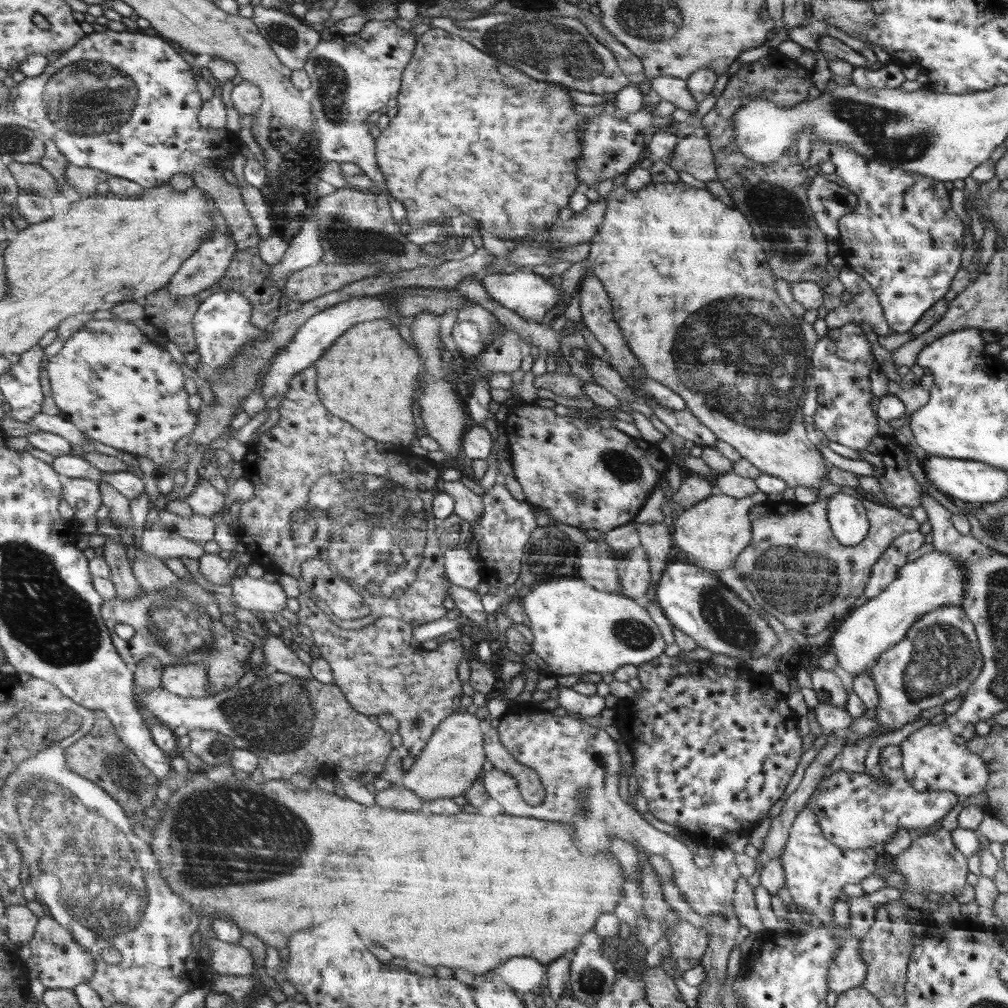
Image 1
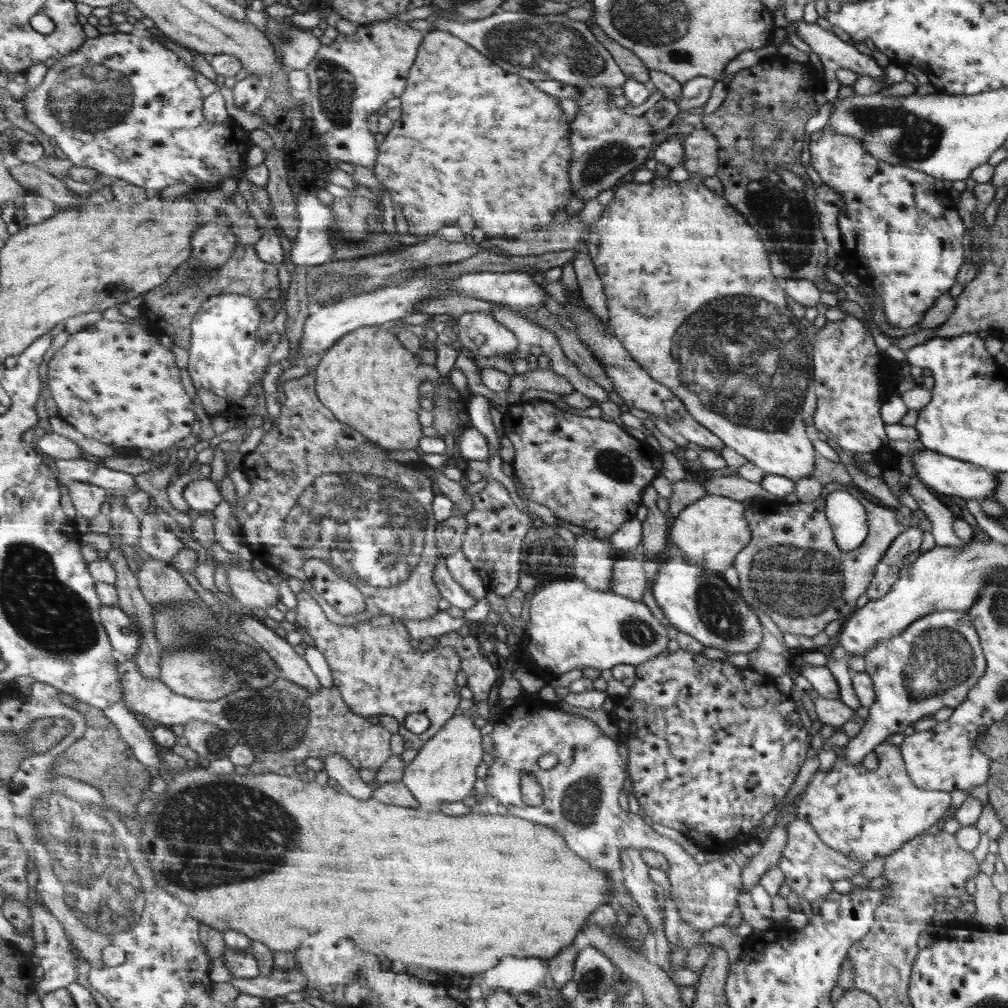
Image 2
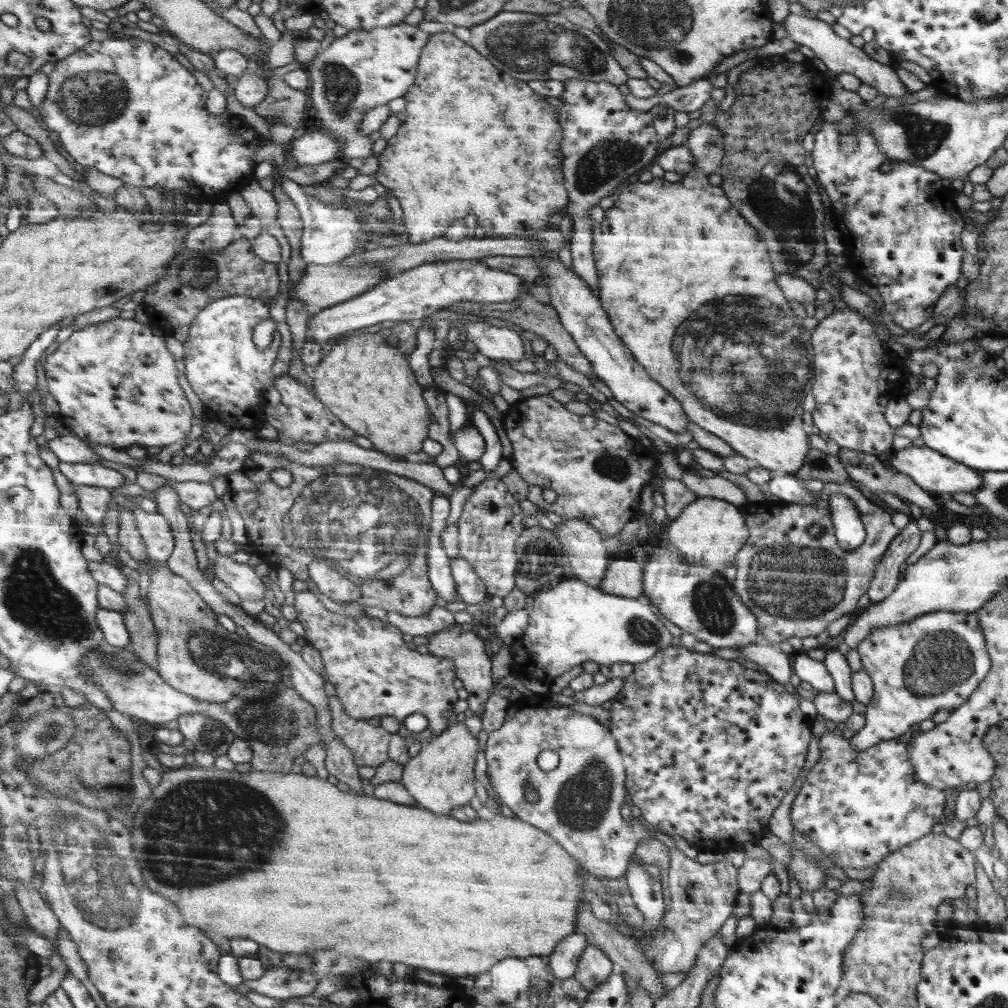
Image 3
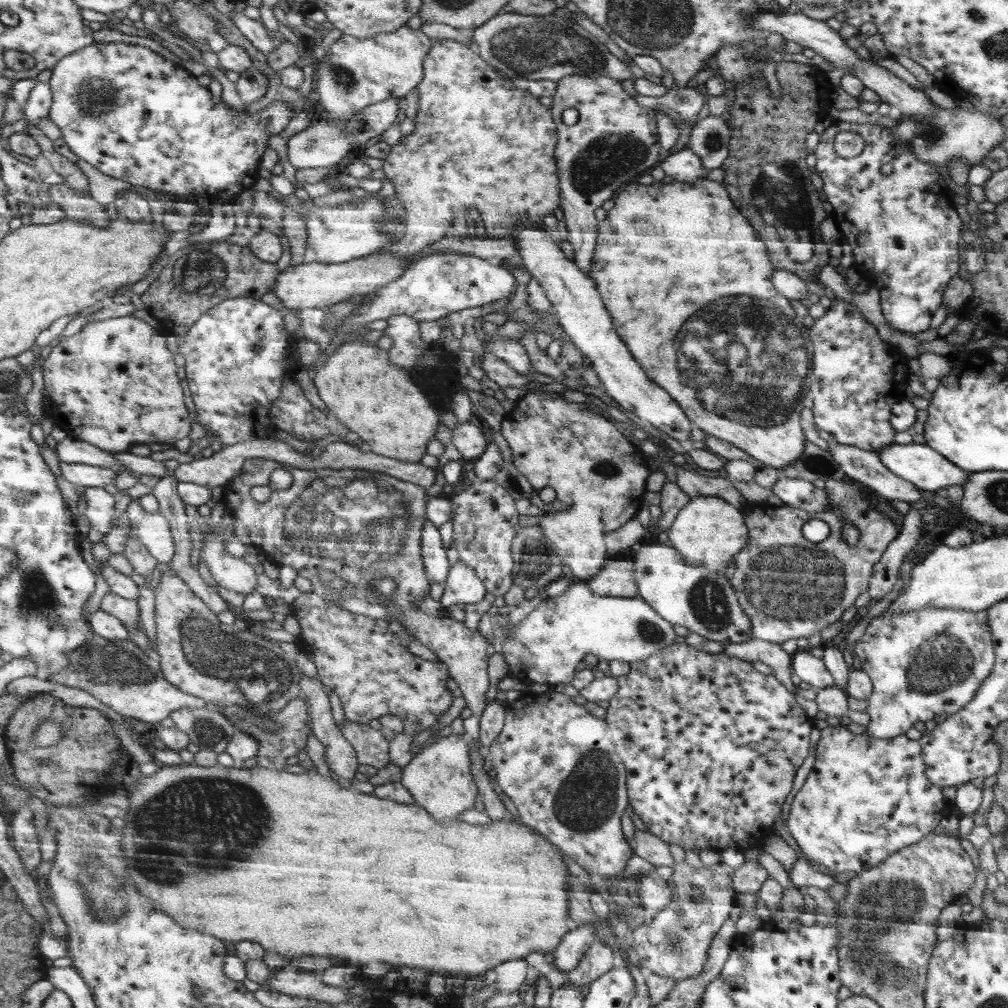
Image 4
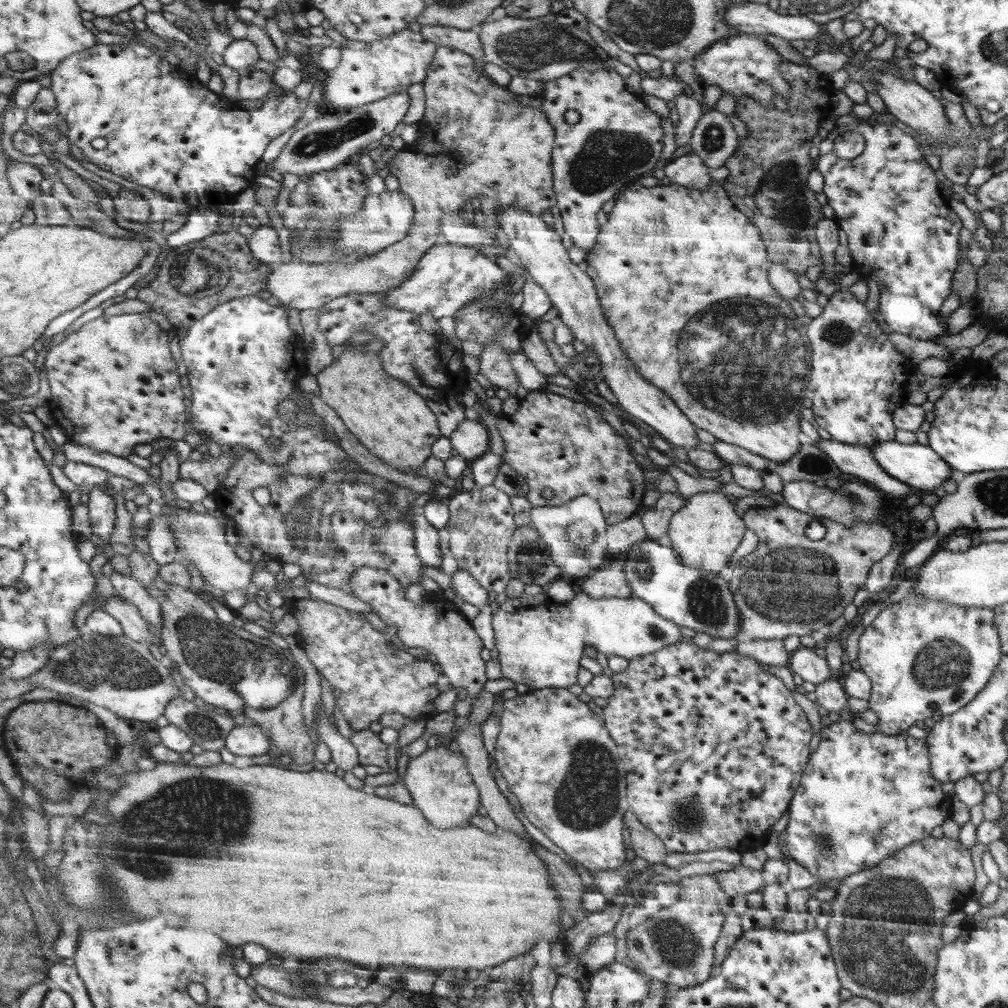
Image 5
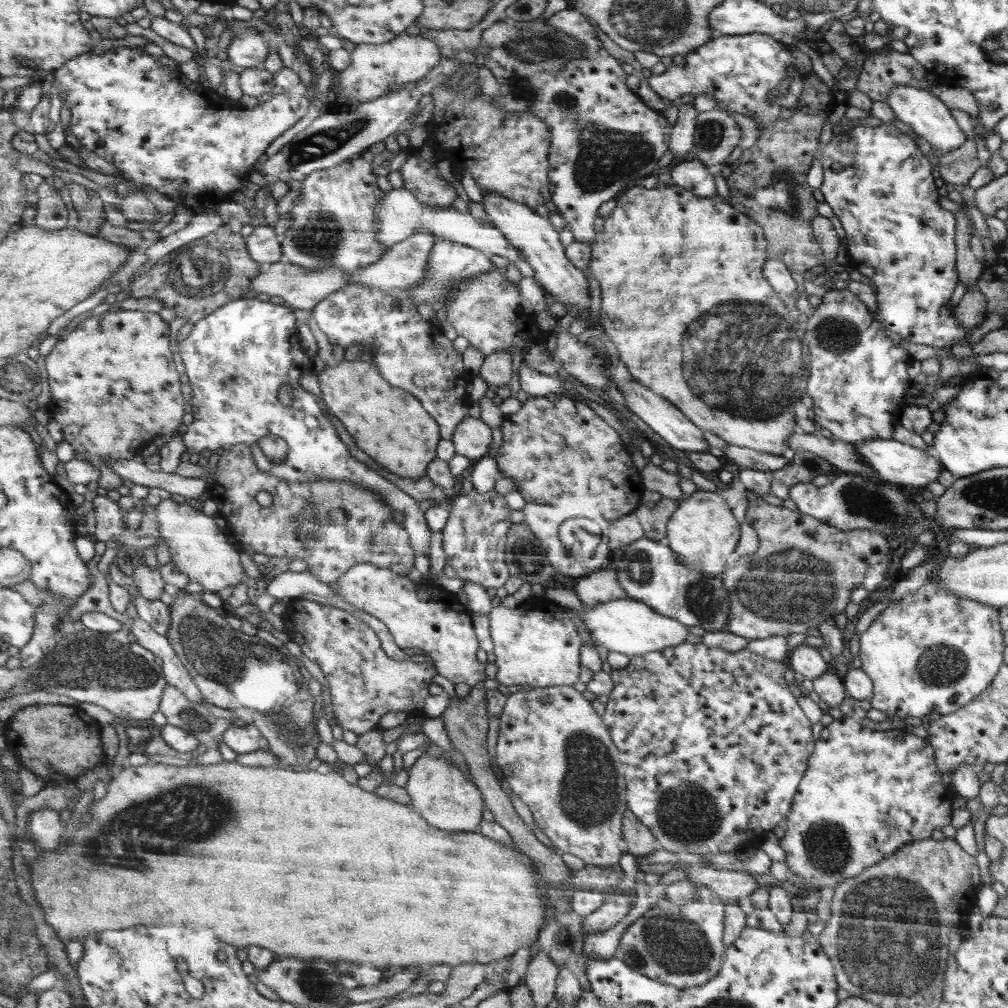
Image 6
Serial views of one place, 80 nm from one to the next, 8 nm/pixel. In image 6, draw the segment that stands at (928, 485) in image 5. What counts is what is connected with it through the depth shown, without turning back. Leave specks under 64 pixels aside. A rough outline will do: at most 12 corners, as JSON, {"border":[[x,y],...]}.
{"border":[[895,439],[854,445],[887,482],[920,488],[936,481],[933,452]]}

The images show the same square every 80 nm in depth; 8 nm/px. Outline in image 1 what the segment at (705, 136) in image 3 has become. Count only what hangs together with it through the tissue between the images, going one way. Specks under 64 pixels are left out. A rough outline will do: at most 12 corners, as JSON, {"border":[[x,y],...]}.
{"border":[[681,137],[666,163],[705,183],[717,180],[706,137]]}

